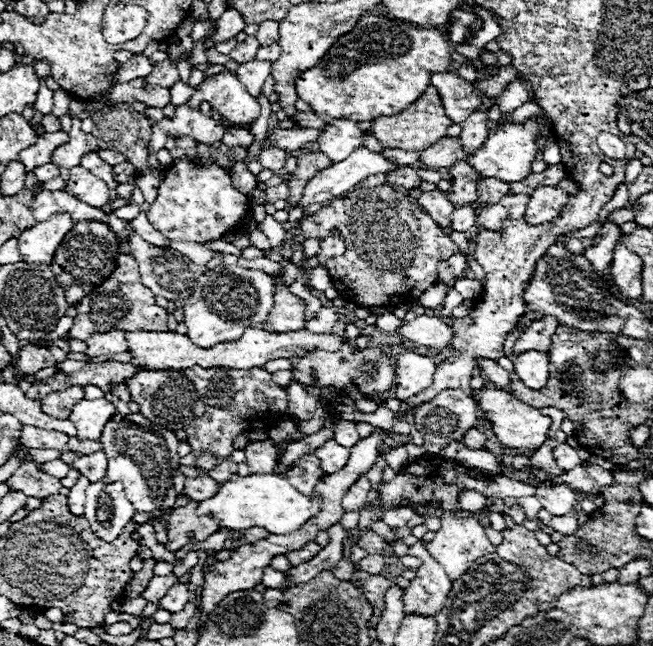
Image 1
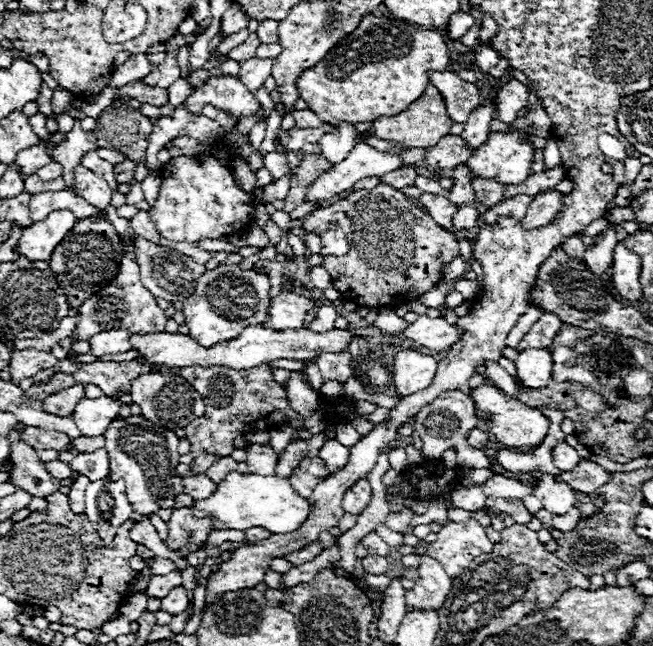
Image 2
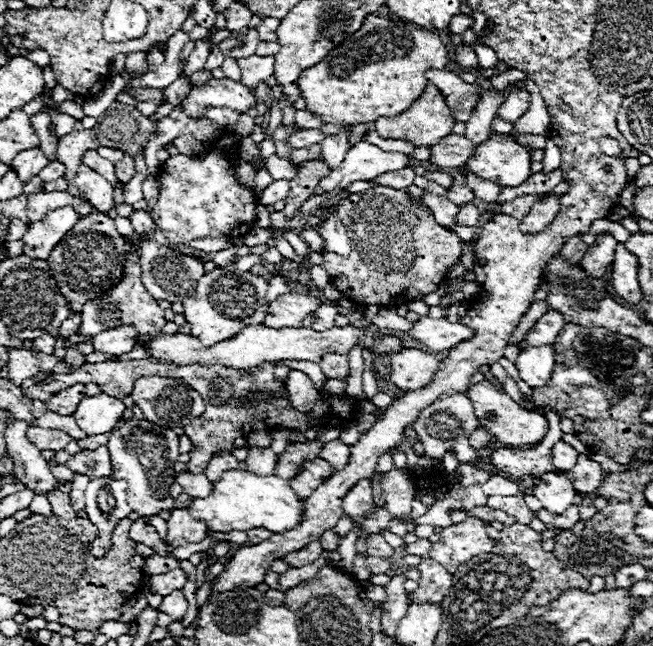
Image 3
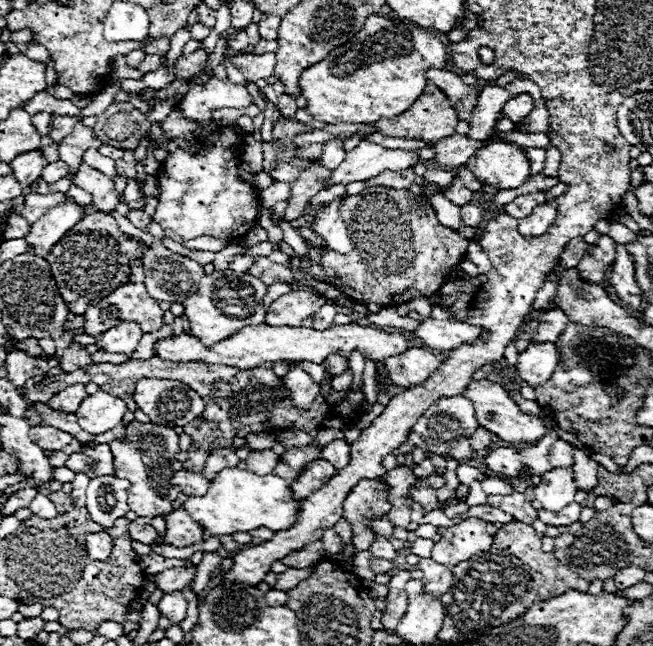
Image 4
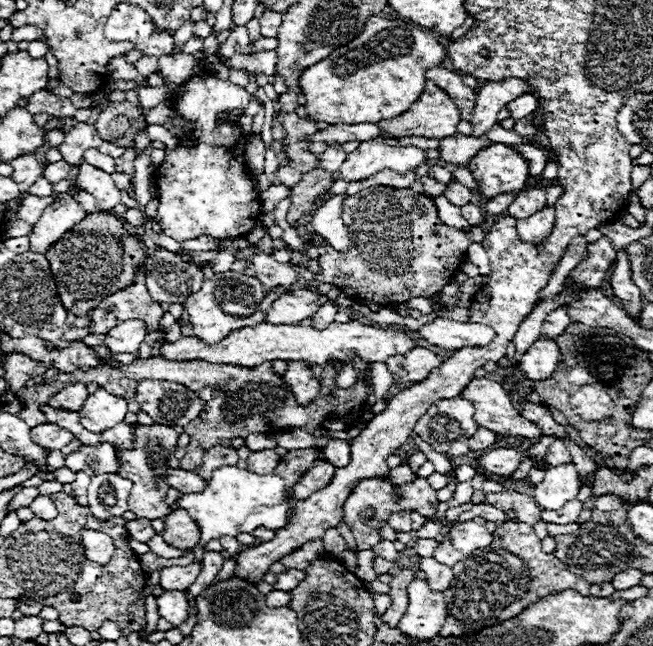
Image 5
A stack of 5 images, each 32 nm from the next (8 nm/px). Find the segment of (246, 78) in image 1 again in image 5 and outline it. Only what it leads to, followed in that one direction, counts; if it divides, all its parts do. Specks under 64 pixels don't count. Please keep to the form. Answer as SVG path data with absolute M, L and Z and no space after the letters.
M274 50L266 52L256 52L252 56L242 53L234 53L228 60L227 64L235 69L246 70L246 74L266 74L274 76L276 74L276 62L278 54Z

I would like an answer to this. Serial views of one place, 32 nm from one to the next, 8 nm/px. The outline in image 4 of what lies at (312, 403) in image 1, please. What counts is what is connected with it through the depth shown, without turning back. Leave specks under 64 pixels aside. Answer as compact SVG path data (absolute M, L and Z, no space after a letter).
M290 364L290 370L284 376L284 384L288 384L292 400L296 400L300 408L308 408L308 404L312 404L312 400L320 392L320 384L314 382L314 378L308 372L304 372L300 366L294 364Z

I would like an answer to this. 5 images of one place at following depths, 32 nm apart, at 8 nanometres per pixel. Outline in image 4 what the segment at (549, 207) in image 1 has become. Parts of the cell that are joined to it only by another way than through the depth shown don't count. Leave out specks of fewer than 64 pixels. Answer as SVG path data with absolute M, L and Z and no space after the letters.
M546 202L540 208L536 208L536 212L532 212L532 216L526 216L524 220L518 222L518 232L524 238L538 238L542 234L548 232L548 228L552 226L556 216L556 202Z

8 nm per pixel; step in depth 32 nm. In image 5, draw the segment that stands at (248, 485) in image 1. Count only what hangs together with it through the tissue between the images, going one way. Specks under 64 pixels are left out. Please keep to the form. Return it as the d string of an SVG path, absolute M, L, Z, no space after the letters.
M220 466L212 472L204 492L190 492L176 500L178 508L184 508L200 528L200 541L195 546L202 553L206 542L220 536L238 536L242 532L254 532L260 526L280 528L292 510L292 500L286 500L286 484L276 474L254 474L236 466Z

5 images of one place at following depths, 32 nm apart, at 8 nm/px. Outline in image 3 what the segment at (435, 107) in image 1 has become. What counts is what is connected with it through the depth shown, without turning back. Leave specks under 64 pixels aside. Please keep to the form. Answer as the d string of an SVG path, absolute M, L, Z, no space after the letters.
M428 84L420 96L420 100L416 100L416 104L412 104L412 108L408 108L406 112L402 112L400 116L392 116L392 118L380 118L374 122L374 130L382 136L382 138L402 138L402 140L410 140L416 146L434 146L438 144L444 136L452 134L456 120L446 104L446 98L442 96L442 92L434 86Z

